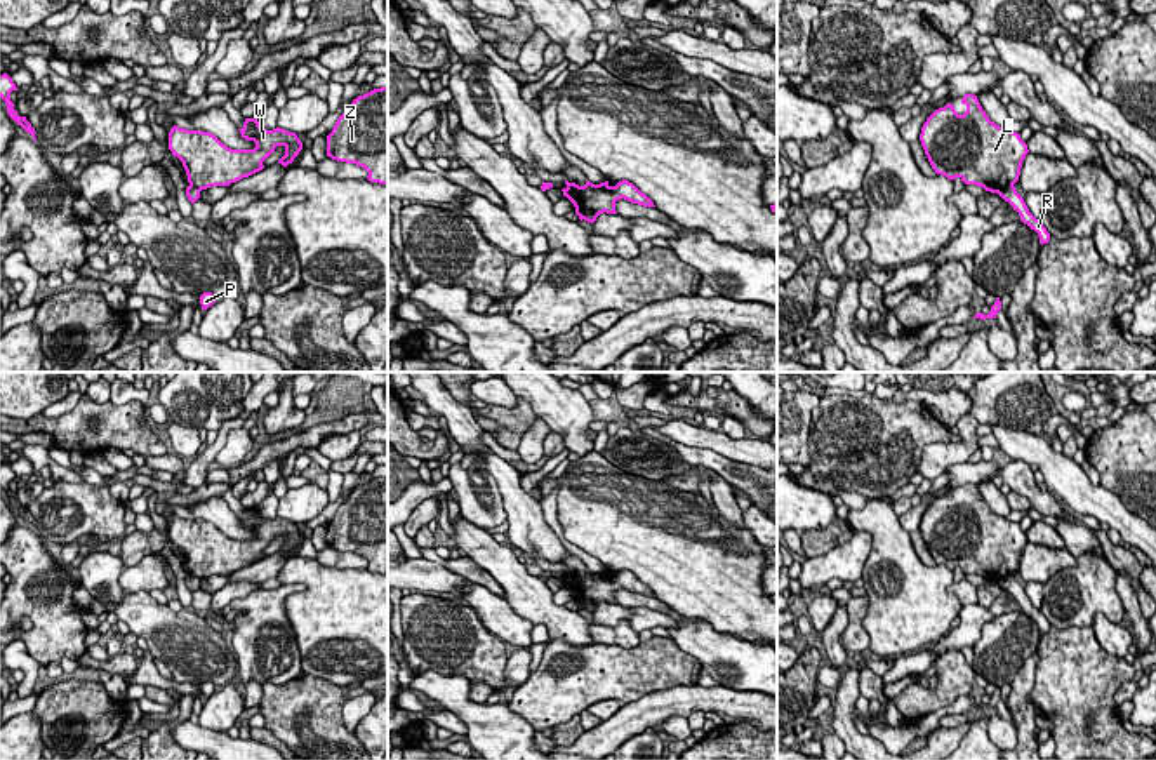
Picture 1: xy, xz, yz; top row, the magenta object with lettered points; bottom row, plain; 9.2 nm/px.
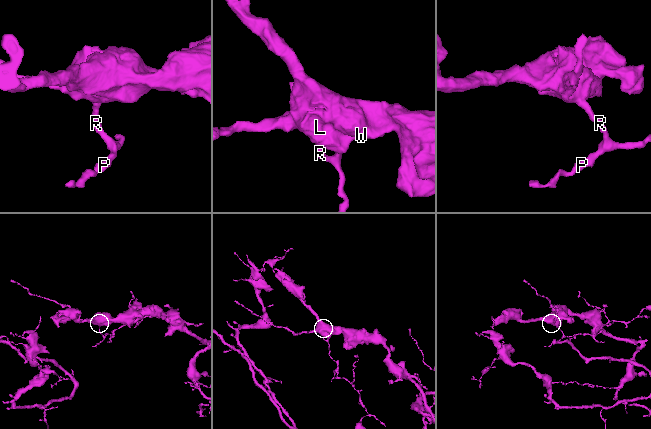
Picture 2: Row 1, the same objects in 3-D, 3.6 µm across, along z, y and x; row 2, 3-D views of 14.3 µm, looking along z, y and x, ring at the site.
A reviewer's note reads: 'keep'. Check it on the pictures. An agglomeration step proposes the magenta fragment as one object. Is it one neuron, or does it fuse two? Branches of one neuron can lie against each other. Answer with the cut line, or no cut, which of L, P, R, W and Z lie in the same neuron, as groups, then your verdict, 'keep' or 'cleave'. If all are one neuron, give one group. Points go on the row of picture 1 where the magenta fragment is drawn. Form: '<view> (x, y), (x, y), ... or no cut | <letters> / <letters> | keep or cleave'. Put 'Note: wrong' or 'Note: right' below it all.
yz (1012, 183), (996, 192) | L W Z / P R | cleave
Note: wrong

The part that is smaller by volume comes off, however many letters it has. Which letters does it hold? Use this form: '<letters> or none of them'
P, R

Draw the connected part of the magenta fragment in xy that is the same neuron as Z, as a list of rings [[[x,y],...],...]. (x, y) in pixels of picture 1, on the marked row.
[[[388,87],[374,89],[353,99],[327,136],[327,157],[363,167],[370,183],[388,186]]]

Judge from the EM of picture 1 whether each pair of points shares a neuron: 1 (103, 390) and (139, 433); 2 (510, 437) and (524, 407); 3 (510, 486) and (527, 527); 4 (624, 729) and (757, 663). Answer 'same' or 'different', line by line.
1: different
2: same
3: same
4: different

